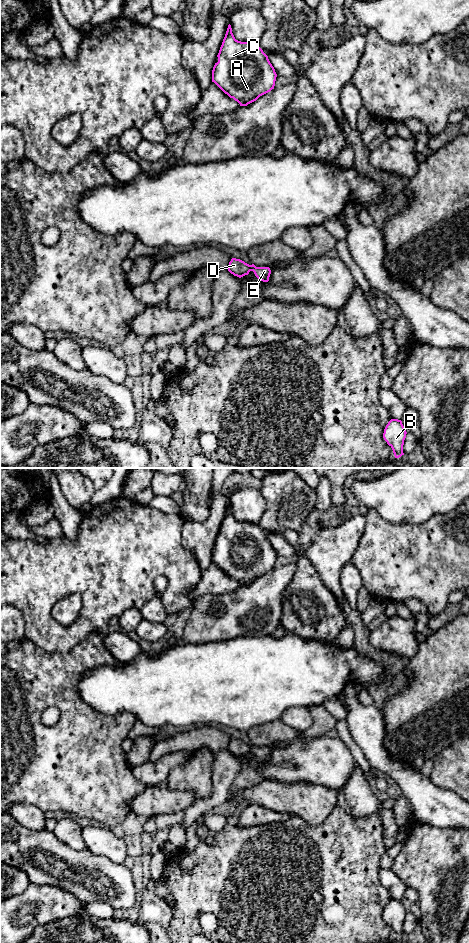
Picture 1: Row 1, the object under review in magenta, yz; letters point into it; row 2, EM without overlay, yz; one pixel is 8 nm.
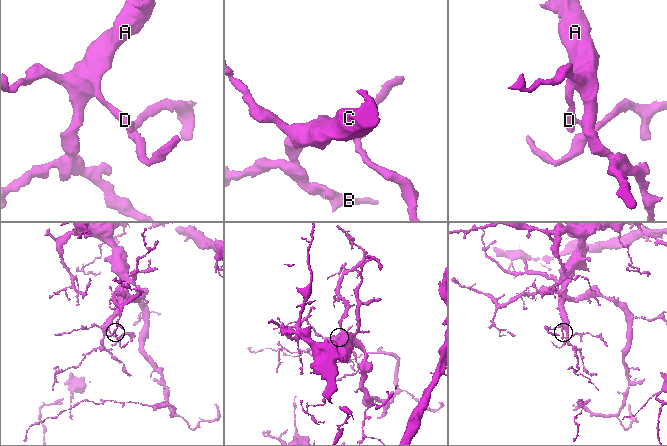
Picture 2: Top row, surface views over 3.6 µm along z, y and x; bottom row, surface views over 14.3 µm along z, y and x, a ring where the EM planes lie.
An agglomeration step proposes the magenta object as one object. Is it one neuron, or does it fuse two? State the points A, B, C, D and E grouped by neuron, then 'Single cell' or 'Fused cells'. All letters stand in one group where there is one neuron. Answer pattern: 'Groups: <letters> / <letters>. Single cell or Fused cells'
Groups: A B C D E. Single cell

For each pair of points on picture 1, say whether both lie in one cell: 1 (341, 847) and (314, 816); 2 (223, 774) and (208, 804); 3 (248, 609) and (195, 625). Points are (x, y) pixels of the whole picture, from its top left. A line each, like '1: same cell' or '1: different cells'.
1: different cells
2: same cell
3: same cell

